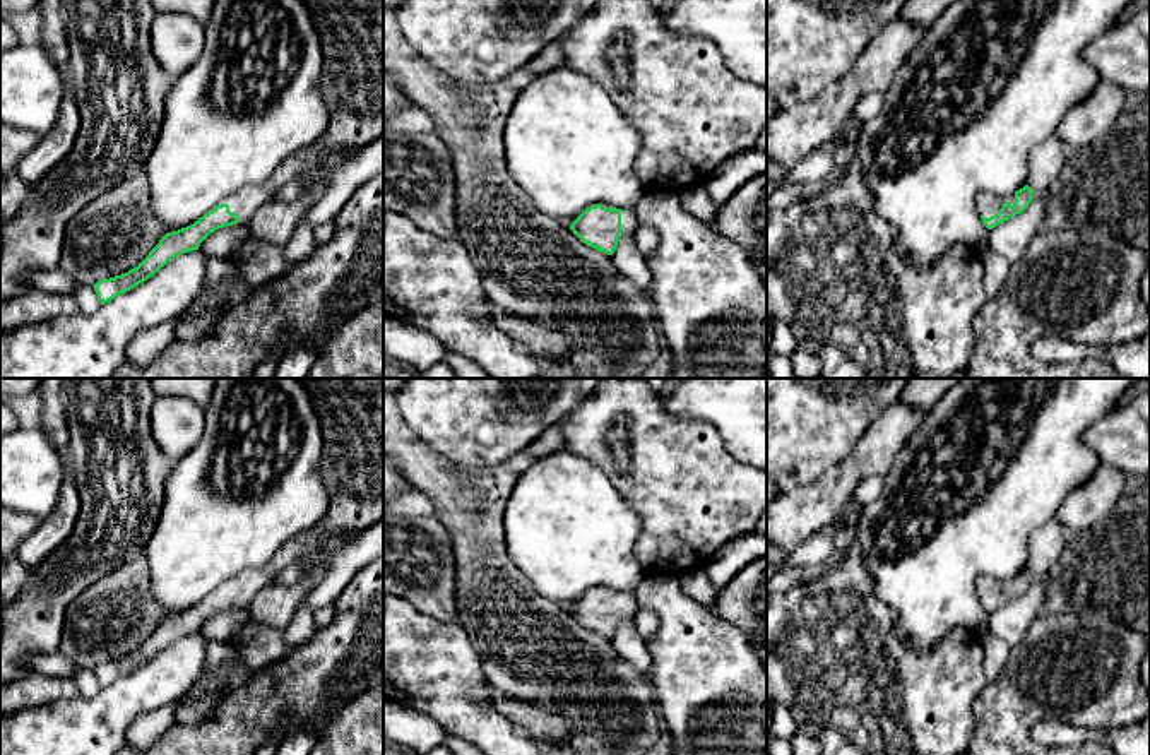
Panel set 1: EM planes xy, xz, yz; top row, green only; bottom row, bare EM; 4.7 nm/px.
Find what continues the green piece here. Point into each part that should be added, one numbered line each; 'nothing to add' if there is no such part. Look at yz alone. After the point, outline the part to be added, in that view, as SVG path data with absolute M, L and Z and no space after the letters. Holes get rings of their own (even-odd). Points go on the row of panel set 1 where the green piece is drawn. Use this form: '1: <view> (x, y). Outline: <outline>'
1: yz (988, 204). Outline: M979 192L975 195L975 209L979 216L991 217L999 212L1005 202L1015 204L1015 193L1010 197L999 197L989 192Z

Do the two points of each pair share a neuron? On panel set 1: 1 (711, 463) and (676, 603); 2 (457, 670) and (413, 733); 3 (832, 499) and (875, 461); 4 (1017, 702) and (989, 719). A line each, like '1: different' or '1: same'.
1: different
2: different
3: same
4: same

